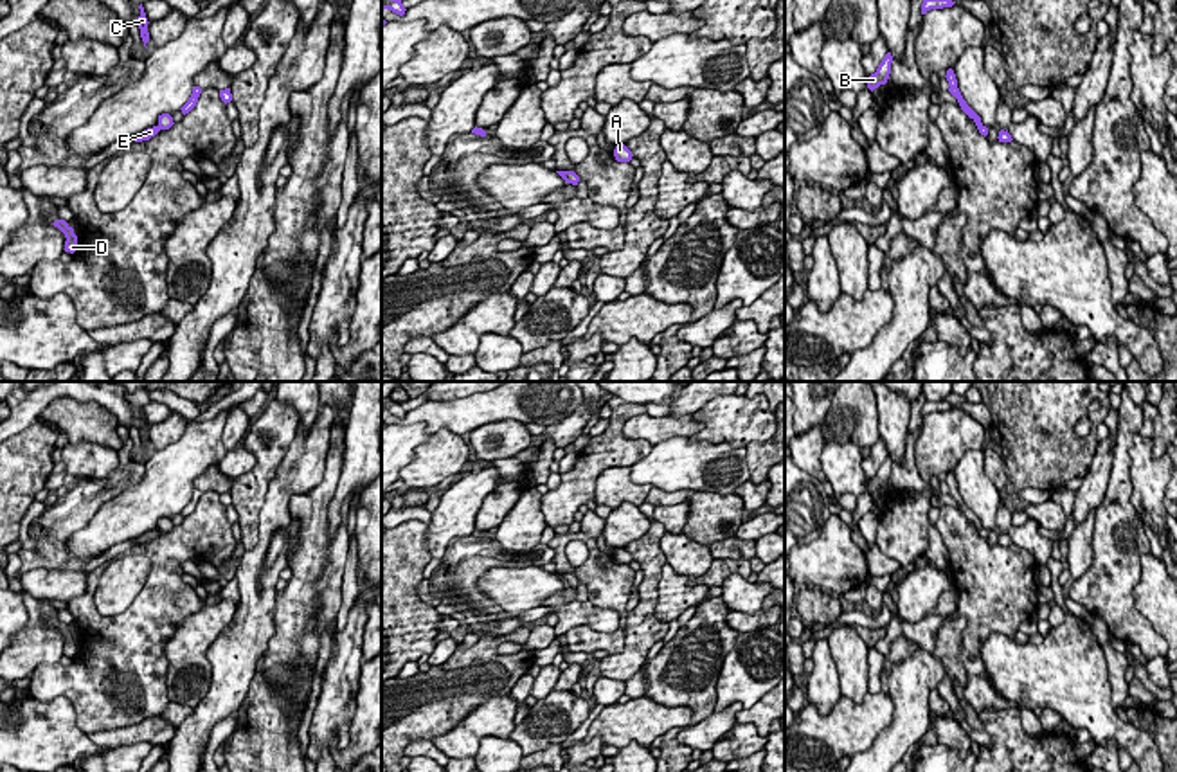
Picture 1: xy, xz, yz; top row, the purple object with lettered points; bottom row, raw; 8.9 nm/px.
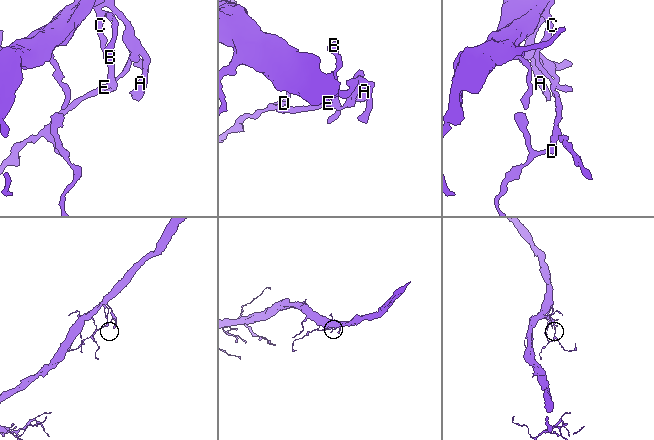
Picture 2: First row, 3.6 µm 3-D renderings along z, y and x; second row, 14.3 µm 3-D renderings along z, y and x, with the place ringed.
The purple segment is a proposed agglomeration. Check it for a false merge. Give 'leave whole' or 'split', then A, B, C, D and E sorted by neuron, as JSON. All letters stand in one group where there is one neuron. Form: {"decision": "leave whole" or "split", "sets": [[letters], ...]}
{"decision": "split", "sets": [["A", "B", "C"], ["D", "E"]]}

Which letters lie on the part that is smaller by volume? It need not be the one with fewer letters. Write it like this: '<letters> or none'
D, E

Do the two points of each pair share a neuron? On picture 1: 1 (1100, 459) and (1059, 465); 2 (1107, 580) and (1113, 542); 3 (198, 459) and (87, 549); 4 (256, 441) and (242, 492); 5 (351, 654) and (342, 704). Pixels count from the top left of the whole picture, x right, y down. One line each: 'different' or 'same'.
1: different
2: same
3: same
4: same
5: same

